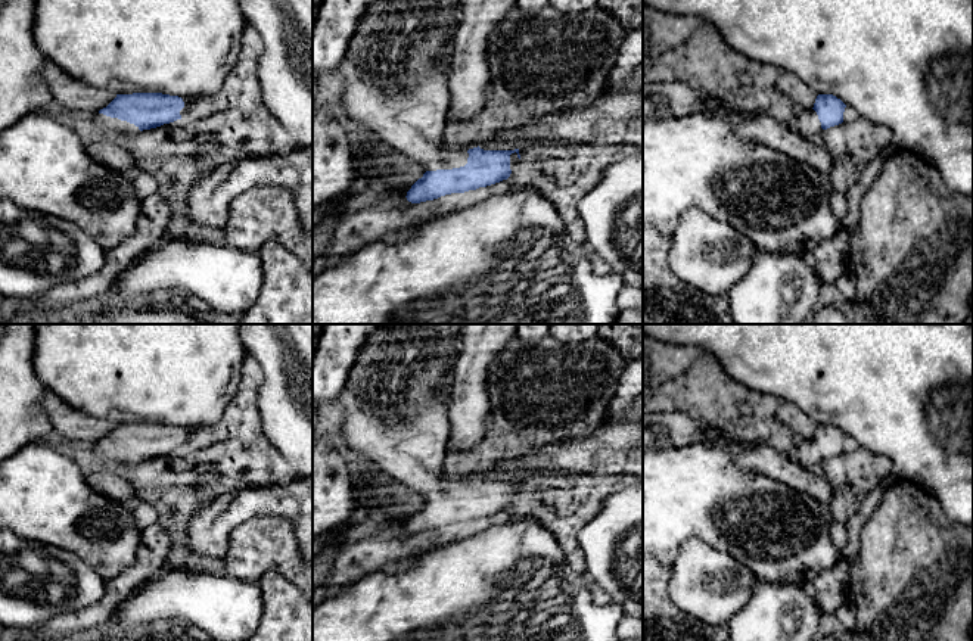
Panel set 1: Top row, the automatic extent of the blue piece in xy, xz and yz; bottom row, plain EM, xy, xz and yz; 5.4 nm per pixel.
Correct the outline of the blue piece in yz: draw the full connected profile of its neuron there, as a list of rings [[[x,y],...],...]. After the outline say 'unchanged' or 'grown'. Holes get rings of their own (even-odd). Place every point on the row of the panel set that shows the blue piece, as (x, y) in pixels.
[[[818,94],[812,109],[799,109],[789,127],[805,139],[818,139],[823,130],[843,122],[846,105],[833,94]]] | grown

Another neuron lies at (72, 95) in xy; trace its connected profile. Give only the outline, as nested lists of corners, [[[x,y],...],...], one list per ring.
[[[53,62],[44,63],[41,75],[53,96],[53,102],[71,113],[93,116],[116,97],[111,90],[88,85],[68,75]]]

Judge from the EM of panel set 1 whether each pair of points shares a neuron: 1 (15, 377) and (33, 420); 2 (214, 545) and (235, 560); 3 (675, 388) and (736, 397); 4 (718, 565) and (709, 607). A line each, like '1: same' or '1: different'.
1: same
2: different
3: same
4: same

